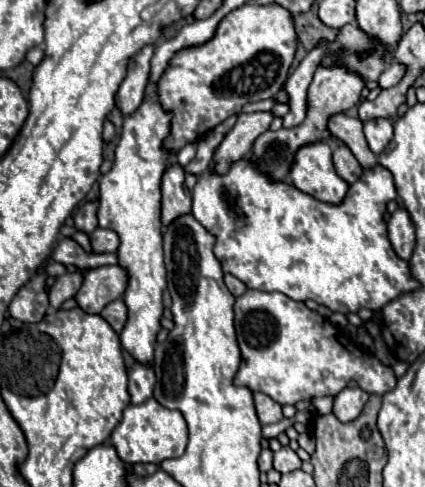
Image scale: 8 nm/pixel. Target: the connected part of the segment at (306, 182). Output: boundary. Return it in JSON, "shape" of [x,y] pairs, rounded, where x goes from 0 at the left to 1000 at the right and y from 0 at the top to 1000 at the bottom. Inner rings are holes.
{"shape":[[[767,294],[711,302],[682,359],[696,388],[776,421],[800,421],[819,396],[819,376],[791,355],[781,310]]]}

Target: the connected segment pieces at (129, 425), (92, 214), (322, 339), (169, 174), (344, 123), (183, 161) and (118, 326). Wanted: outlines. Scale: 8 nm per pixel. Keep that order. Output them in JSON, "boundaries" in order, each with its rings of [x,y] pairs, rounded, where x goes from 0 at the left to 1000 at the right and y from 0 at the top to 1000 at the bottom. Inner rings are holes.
{"boundaries":[[[[362,815],[329,832],[306,828],[292,840],[292,856],[282,873],[259,893],[259,910],[268,914],[278,938],[296,955],[315,955],[315,951],[376,955],[391,943],[424,938],[438,922],[438,906],[442,906],[442,881],[438,881],[428,848],[381,836]]],[[[221,413],[221,417],[202,417],[202,421],[193,421],[184,429],[184,437],[174,441],[179,474],[193,474],[193,478],[212,483],[231,466],[231,458],[226,458],[226,425],[231,425],[231,417]]],[[[579,593],[574,606],[555,610],[551,667],[569,721],[569,749],[551,786],[588,803],[616,803],[659,832],[795,811],[824,782],[838,782],[842,795],[885,811],[904,811],[932,795],[922,754],[904,749],[885,729],[856,725],[828,700],[819,717],[819,696],[795,671],[668,602]]],[[[405,335],[381,363],[381,462],[395,466],[409,450],[447,437],[452,409],[433,380],[433,347]]],[[[786,236],[776,244],[772,261],[776,261],[786,281],[795,281],[800,290],[809,290],[819,298],[819,306],[833,314],[833,322],[842,326],[852,347],[880,347],[885,343],[889,331],[885,331],[885,318],[866,306],[847,244],[828,244],[819,236]]],[[[456,294],[433,298],[433,302],[419,310],[419,318],[414,318],[414,326],[419,326],[419,335],[424,335],[428,343],[438,343],[456,322],[461,322],[461,298],[456,298]]],[[[273,614],[264,622],[254,622],[240,643],[235,643],[240,655],[249,655],[249,663],[273,680],[282,684],[292,663],[296,663],[296,630],[292,630],[292,618],[287,614]]]]}

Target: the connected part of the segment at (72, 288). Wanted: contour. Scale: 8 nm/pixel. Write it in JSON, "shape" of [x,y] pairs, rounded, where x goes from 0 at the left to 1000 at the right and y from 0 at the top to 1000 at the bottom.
{"shape":[[[174,556],[174,561],[151,561],[151,565],[132,569],[132,577],[127,577],[127,585],[122,585],[118,602],[113,602],[118,626],[122,626],[127,634],[136,634],[155,614],[174,610],[174,602],[188,593],[193,573],[198,573],[198,569],[193,569],[193,561],[184,561],[184,556]]]}

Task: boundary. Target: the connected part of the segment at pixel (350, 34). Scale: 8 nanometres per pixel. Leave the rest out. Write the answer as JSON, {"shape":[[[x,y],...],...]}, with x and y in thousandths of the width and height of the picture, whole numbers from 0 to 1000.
{"shape":[[[819,47],[795,64],[791,84],[776,92],[753,133],[809,138],[866,170],[889,166],[894,150],[908,142],[913,113],[913,97],[904,88],[856,68],[842,51]]]}

